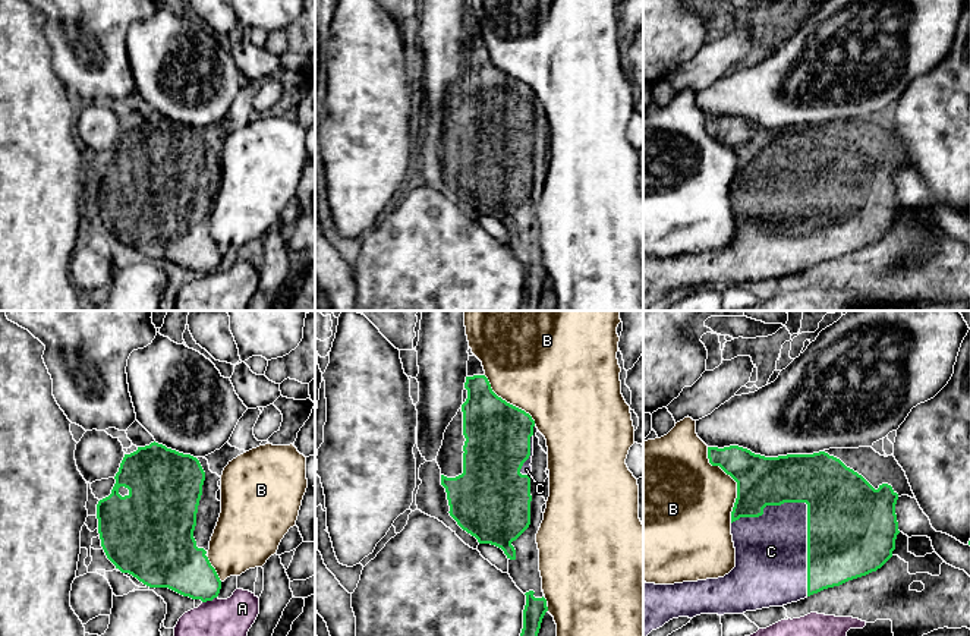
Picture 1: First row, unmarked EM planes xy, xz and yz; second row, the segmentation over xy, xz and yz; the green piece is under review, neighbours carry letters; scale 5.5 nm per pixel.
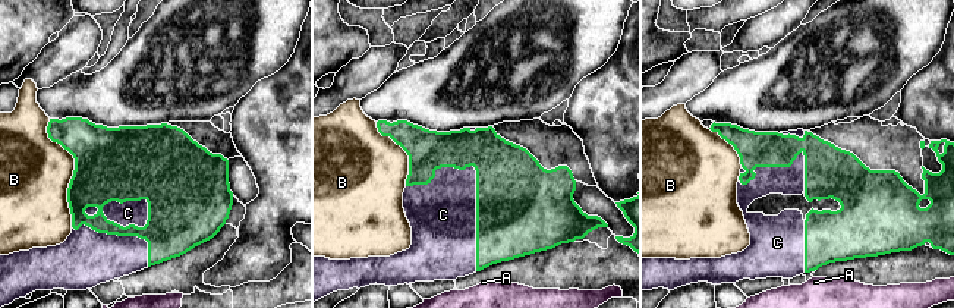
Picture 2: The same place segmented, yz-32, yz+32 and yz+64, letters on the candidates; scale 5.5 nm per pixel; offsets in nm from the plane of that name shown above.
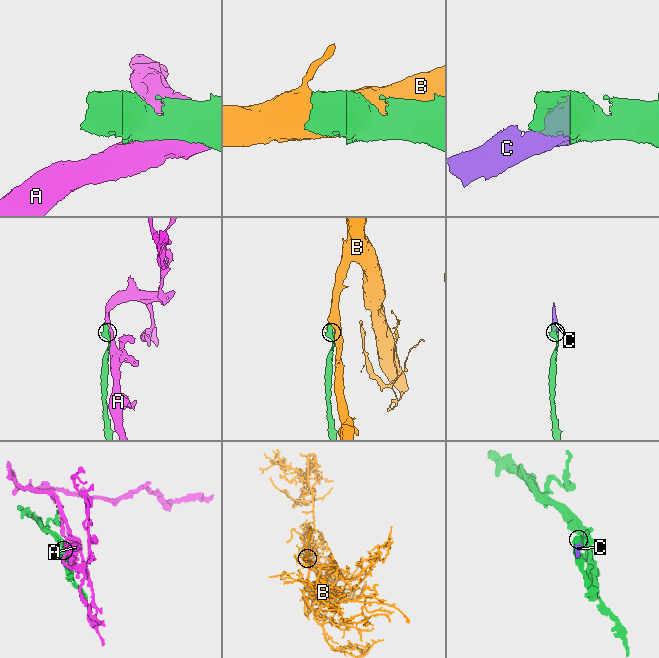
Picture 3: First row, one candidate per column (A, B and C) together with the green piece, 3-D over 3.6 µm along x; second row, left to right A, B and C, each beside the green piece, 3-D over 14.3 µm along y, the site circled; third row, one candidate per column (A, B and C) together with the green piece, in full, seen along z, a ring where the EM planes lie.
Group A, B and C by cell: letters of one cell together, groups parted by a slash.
A / B / C

